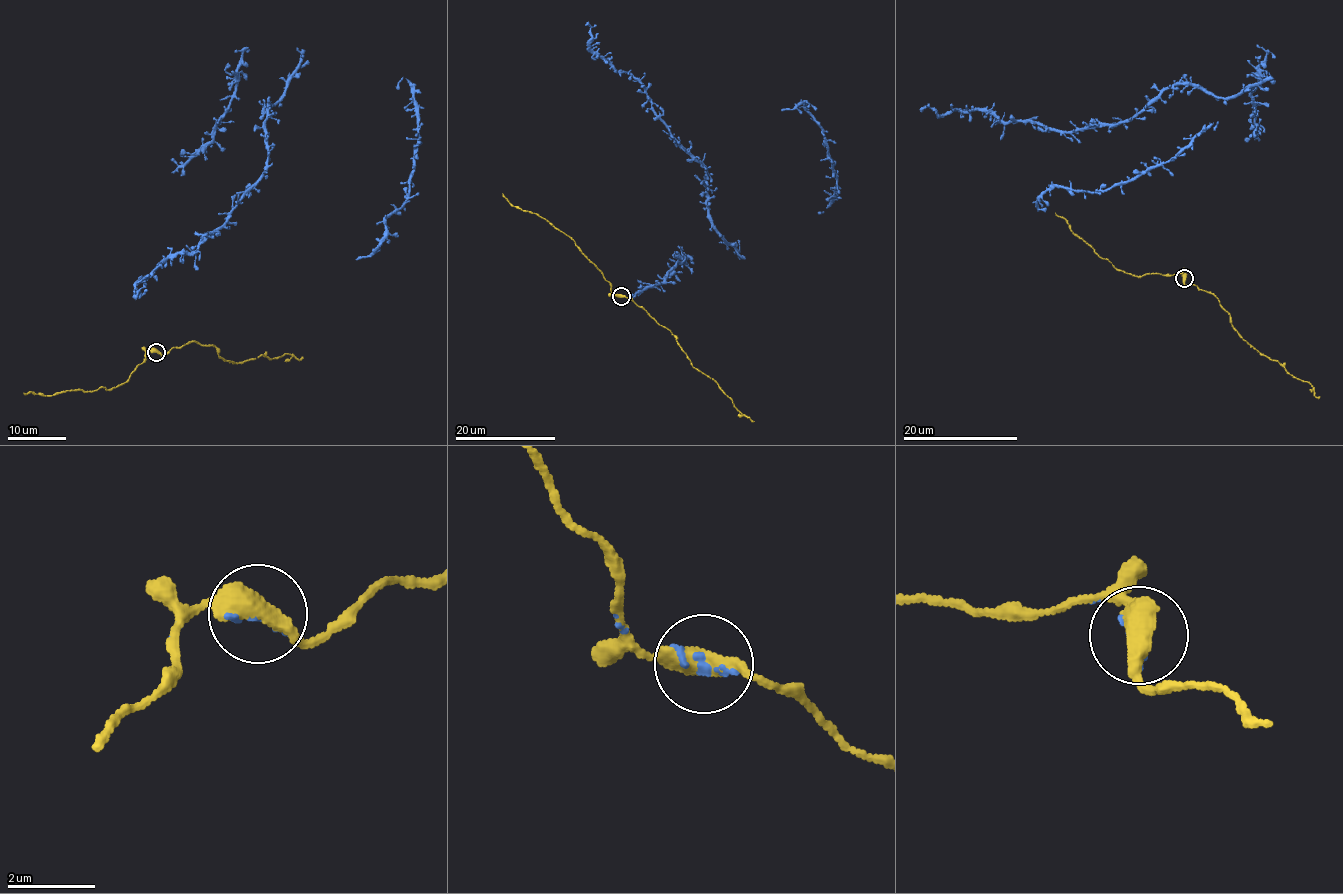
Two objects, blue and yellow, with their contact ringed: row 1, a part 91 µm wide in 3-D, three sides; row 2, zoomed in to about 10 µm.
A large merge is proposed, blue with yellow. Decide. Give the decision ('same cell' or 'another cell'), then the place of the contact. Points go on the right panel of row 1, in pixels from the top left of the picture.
same cell; place (1184, 278)

